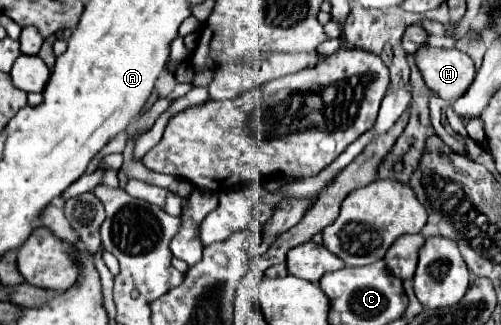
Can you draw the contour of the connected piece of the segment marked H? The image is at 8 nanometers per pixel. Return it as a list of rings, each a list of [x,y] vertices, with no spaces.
[[[430,45],[418,51],[418,69],[426,85],[446,101],[460,99],[476,77],[476,67],[466,53]]]

